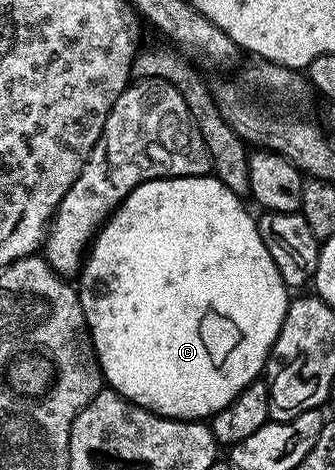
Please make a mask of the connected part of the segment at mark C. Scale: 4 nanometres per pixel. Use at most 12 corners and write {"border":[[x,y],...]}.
{"border":[[215,176],[135,187],[79,296],[104,384],[209,419],[291,293]]}

